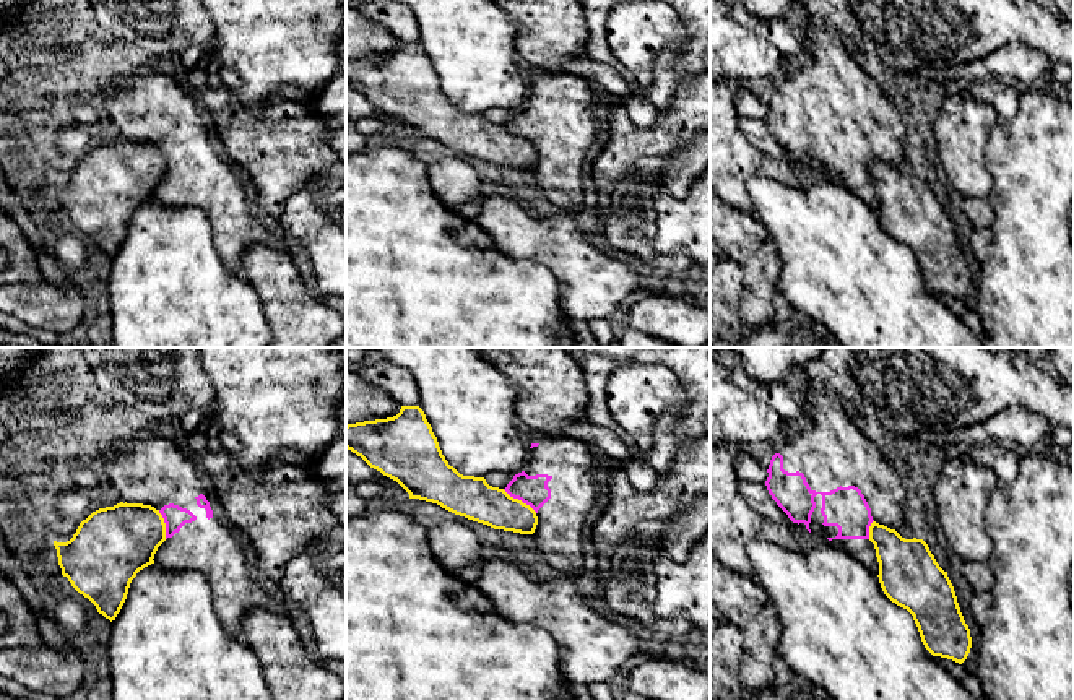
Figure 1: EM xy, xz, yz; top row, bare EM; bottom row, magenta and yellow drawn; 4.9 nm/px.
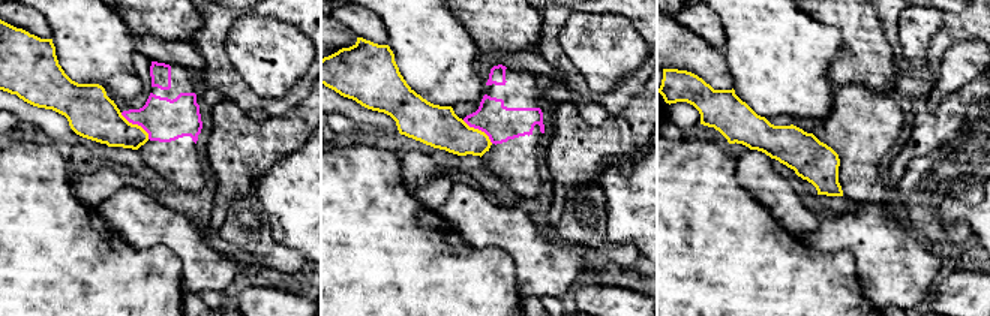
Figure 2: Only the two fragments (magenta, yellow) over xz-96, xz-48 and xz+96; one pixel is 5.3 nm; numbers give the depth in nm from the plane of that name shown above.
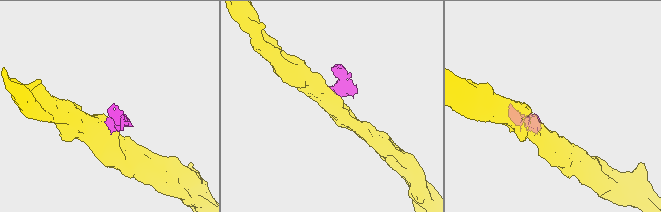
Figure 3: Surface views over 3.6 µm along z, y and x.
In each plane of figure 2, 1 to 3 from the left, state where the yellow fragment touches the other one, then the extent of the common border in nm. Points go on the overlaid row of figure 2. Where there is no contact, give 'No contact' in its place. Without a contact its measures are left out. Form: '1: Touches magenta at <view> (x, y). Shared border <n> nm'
1: Touches magenta at xz-96 (137, 123). Shared border 220 nm
2: Touches magenta at xz-48 (479, 129). Shared border 200 nm
3: No contact

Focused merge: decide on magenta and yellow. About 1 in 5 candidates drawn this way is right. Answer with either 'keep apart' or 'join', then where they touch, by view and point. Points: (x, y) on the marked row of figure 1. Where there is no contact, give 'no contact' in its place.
keep apart | xz (520, 499)

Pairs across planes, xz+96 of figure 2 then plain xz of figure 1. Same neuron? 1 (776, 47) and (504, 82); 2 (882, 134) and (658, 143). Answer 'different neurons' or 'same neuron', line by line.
1: same neuron
2: different neurons

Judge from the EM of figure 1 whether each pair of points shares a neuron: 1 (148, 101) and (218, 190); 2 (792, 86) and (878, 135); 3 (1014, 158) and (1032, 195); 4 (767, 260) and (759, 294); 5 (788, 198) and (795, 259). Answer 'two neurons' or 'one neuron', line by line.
1: one neuron
2: one neuron
3: one neuron
4: one neuron
5: one neuron

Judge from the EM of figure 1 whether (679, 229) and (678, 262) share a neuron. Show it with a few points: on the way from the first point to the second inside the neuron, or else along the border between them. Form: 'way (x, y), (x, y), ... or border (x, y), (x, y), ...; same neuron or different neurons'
border (657, 216), (653, 246), (691, 259); different neurons

